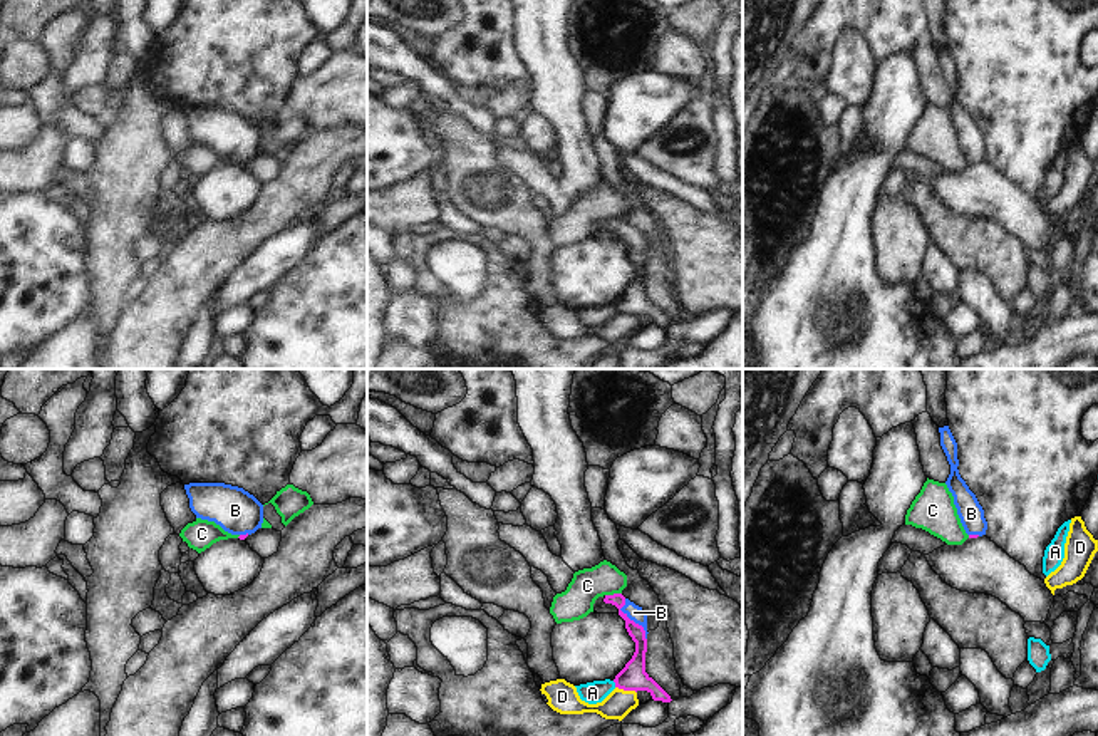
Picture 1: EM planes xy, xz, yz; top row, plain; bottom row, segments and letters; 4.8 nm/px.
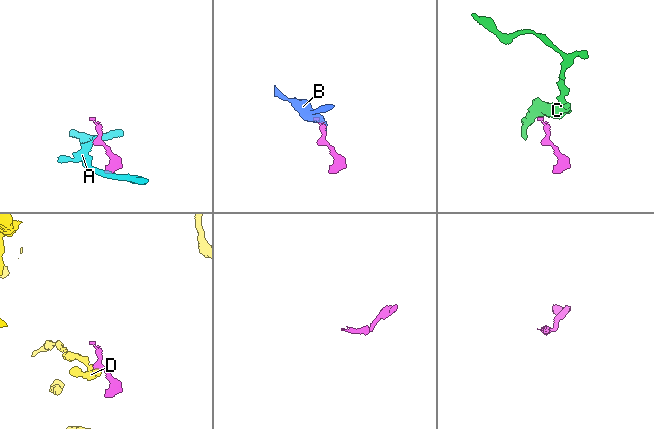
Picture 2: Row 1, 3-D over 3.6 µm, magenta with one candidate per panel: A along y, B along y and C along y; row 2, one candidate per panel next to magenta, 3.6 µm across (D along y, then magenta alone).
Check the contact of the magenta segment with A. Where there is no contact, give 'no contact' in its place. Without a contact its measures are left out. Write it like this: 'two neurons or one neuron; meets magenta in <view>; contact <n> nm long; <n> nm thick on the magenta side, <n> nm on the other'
two neurons; meets magenta in xz; contact 40 nm long; 130 nm thick on the magenta side, 110 nm on the other

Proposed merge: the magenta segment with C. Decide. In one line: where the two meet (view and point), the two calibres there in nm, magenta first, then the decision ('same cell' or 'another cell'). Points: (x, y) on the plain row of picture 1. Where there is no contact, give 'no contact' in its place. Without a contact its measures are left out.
contact xz (614, 218); calibres 70 and 160 nm; another cell

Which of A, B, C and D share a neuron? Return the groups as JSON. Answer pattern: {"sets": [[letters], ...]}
{"sets": [["A"], ["B"], ["C"], ["D"]]}

